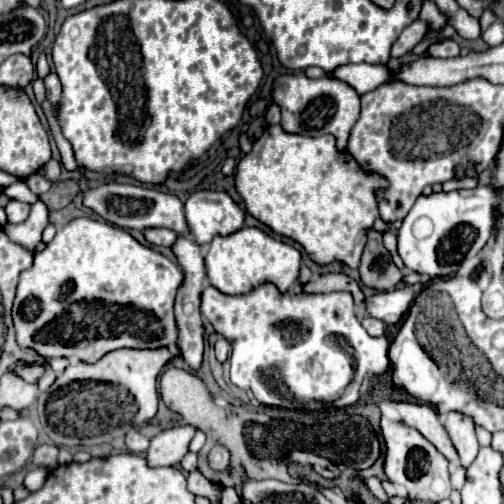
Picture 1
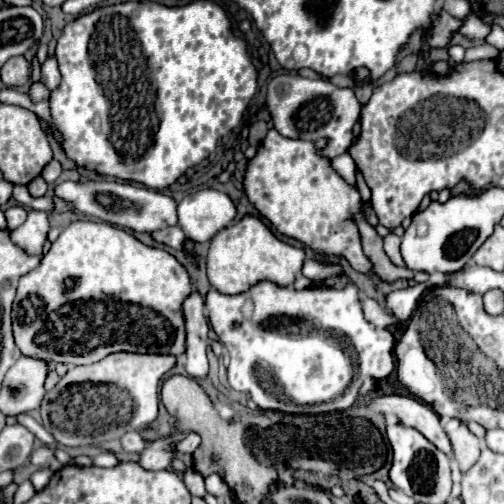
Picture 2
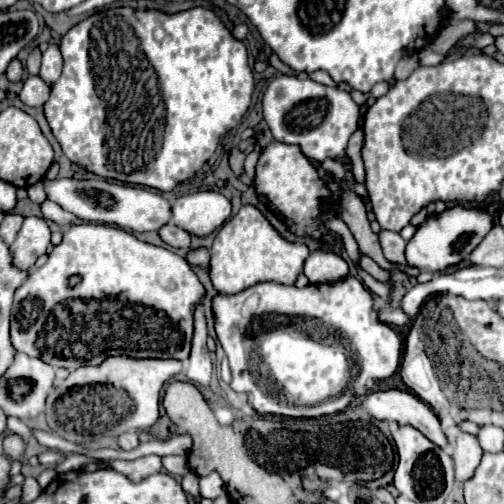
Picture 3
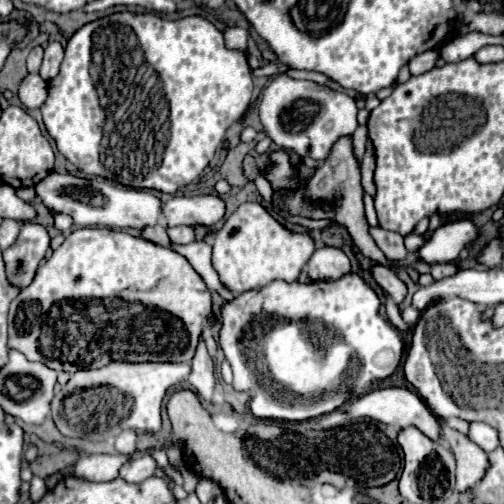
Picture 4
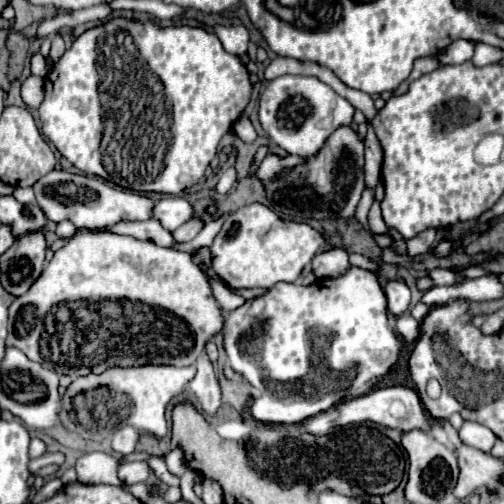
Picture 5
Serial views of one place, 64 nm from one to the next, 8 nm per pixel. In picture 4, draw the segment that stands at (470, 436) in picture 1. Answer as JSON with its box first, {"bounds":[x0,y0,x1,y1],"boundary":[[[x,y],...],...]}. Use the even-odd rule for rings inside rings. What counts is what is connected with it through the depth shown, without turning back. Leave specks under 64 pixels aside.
{"bounds":[444,428,488,492],"boundary":[[[444,428],[444,436],[456,456],[456,490],[468,492],[484,478],[484,472],[488,470],[488,454],[458,430]]]}

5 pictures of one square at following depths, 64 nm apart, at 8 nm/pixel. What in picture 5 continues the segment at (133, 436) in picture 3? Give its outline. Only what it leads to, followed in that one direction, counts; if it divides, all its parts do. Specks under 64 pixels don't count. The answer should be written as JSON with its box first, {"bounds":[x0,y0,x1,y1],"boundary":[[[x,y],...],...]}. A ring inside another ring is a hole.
{"bounds":[112,426,138,454],"boundary":[[[124,426],[124,428],[120,428],[120,430],[116,430],[114,432],[114,436],[112,436],[112,448],[114,448],[114,452],[118,452],[118,454],[132,454],[134,452],[134,446],[136,446],[136,442],[138,442],[138,430],[136,428],[132,428],[132,426]]]}

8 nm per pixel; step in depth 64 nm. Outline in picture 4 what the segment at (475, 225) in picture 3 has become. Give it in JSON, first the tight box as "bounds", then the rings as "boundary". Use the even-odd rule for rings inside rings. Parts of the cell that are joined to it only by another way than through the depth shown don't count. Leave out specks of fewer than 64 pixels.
{"bounds":[416,218,478,264],"boundary":[[[470,218],[448,220],[442,224],[434,236],[416,252],[428,264],[434,262],[452,262],[460,256],[462,248],[470,248],[478,238],[478,230]]]}

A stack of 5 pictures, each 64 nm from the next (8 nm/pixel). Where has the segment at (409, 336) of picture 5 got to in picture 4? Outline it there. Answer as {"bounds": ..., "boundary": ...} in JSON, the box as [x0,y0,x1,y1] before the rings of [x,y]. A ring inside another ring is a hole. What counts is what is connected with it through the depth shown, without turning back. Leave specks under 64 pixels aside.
{"bounds":[386,296,412,332],"boundary":[[[386,296],[386,314],[388,314],[390,322],[392,322],[400,332],[406,332],[406,330],[410,330],[410,328],[412,328],[412,324],[404,322],[404,318],[400,316],[398,306],[396,306],[396,304],[392,302],[392,298],[388,298],[388,296]]]}

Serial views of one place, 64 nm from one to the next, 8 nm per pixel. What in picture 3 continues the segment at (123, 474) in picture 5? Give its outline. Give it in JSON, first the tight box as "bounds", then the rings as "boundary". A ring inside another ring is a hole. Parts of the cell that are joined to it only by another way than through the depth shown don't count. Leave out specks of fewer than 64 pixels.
{"bounds":[112,456,162,480],"boundary":[[[144,456],[134,462],[124,462],[124,460],[114,460],[112,468],[116,472],[124,472],[130,480],[142,480],[144,476],[156,474],[162,470],[162,458],[160,456]]]}

